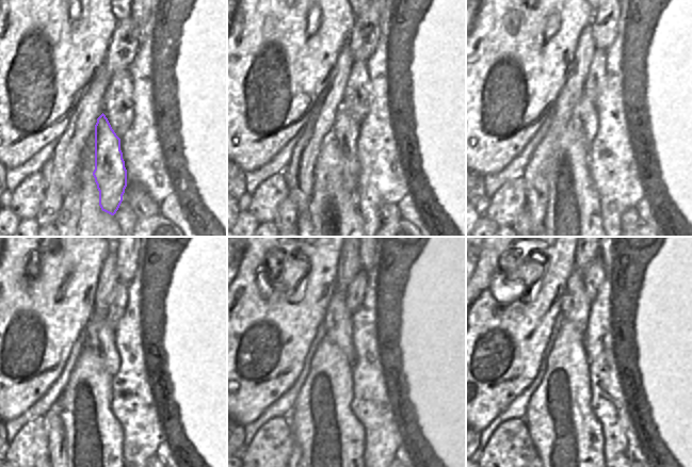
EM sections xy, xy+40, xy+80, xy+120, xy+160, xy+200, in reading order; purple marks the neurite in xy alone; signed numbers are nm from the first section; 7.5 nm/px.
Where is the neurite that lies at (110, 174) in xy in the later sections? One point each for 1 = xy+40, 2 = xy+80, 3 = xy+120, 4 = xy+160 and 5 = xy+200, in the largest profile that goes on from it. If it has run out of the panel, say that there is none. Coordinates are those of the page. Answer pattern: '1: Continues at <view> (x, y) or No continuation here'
1: Continues at xy+40 (346, 129)
2: Continues at xy+80 (584, 118)
3: Continues at xy+120 (99, 335)
4: Continues at xy+160 (338, 327)
5: Continues at xy+200 (575, 303)

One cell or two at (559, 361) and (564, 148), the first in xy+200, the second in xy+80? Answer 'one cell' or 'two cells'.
one cell

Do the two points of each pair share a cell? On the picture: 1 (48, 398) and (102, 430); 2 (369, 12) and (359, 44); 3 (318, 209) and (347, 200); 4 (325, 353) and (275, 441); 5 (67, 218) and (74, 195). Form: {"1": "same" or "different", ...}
{"1": "different", "2": "same", "3": "same", "4": "different", "5": "same"}

